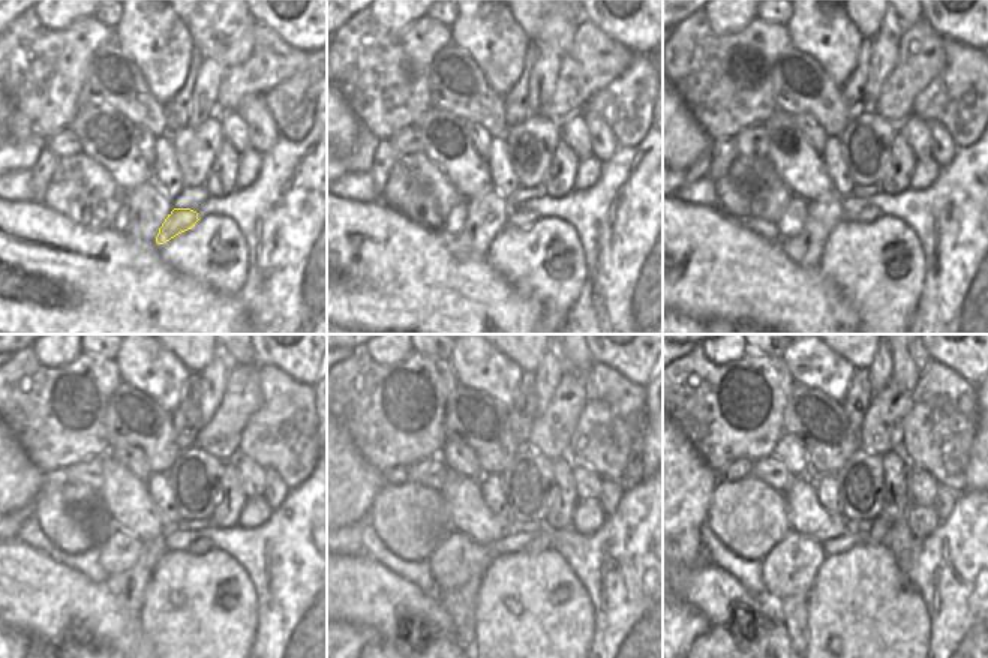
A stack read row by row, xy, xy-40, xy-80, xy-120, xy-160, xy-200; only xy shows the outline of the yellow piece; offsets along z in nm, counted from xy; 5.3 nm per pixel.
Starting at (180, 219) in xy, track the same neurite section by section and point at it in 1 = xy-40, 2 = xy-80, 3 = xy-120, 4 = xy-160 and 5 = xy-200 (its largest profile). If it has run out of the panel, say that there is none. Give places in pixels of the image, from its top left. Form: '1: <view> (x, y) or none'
1: xy-40 (517, 218)
2: xy-80 (871, 213)
3: xy-120 (200, 546)
4: xy-160 (540, 543)
5: xy-200 (879, 526)

